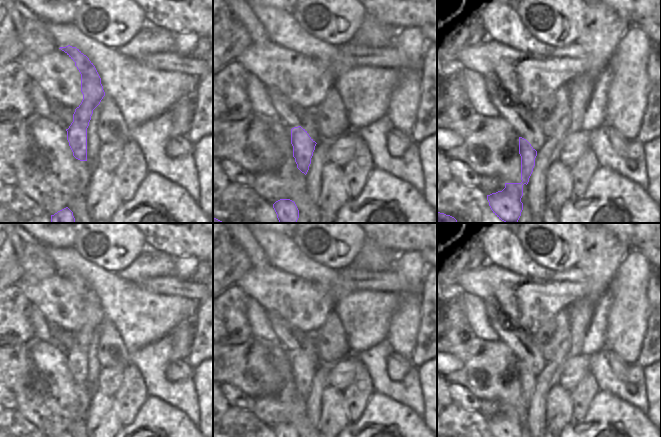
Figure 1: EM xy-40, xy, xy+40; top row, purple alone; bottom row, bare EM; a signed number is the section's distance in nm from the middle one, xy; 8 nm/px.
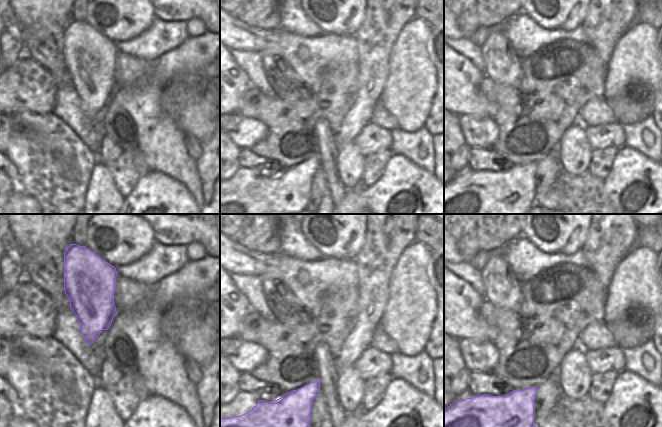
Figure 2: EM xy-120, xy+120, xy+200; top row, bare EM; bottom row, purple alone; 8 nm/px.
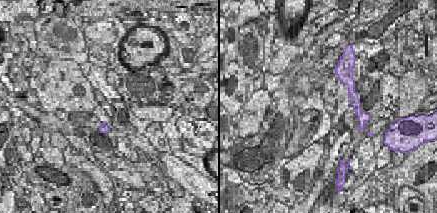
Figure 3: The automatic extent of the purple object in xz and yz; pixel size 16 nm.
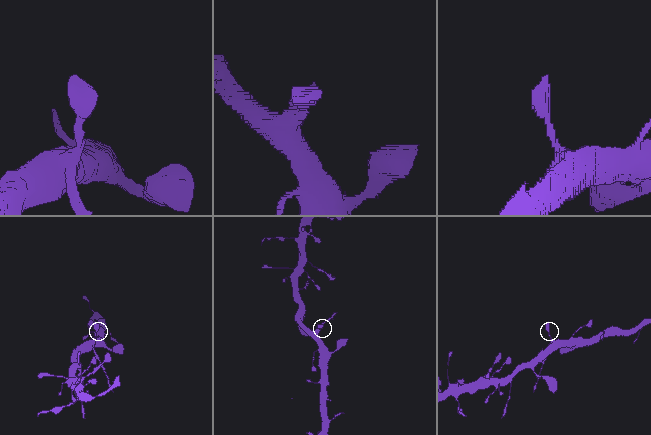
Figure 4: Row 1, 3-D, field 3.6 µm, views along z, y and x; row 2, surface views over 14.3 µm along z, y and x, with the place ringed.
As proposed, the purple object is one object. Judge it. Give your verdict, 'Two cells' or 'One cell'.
One cell.

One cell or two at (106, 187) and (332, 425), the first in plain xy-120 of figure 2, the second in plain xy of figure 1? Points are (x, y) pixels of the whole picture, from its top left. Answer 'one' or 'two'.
one

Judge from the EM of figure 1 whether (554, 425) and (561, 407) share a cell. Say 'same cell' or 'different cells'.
same cell

